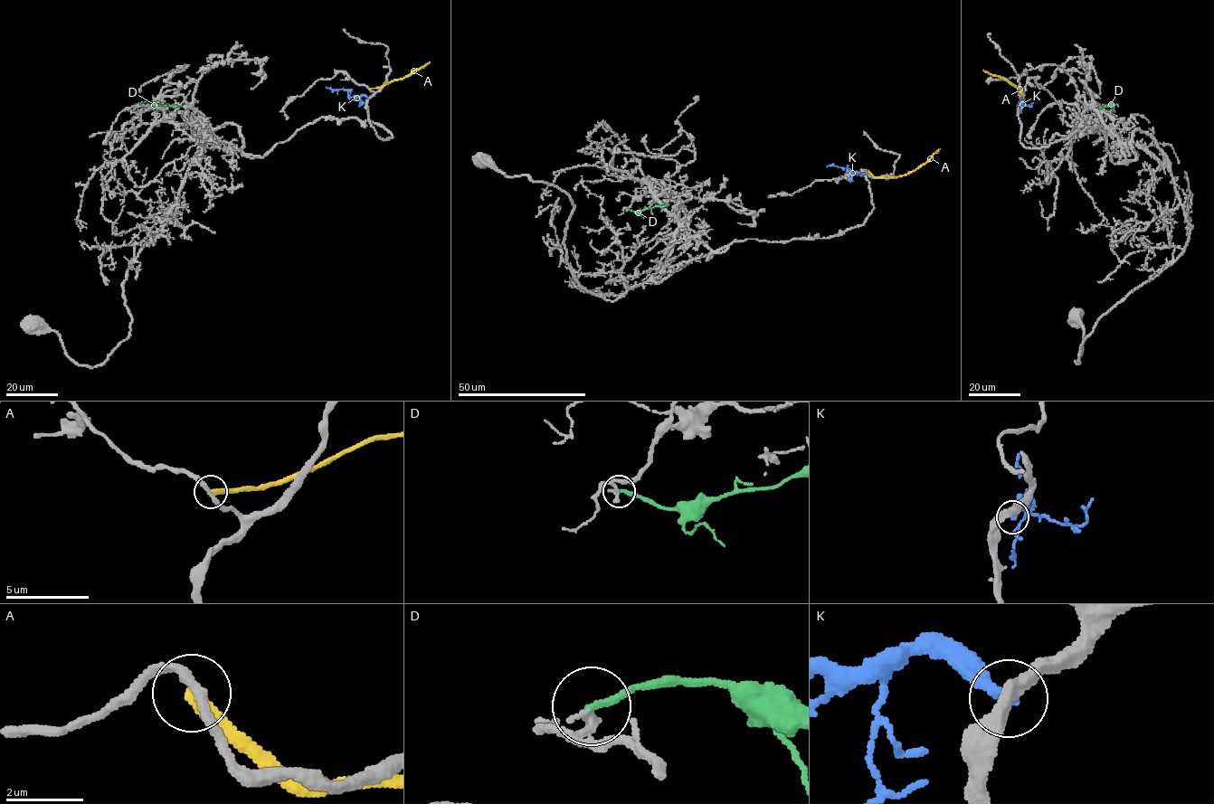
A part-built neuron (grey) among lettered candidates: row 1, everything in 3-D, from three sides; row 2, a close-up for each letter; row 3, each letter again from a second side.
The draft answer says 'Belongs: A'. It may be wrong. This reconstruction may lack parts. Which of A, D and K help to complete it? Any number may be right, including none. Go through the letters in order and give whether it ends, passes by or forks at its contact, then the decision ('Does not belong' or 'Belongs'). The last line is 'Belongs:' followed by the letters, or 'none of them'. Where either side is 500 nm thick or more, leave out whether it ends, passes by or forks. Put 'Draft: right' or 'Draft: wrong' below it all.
A: It ends there. Does not belong
D: It ends there. Does not belong
K: It ends there. Does not belong
Belongs: none of them
Draft: wrong

